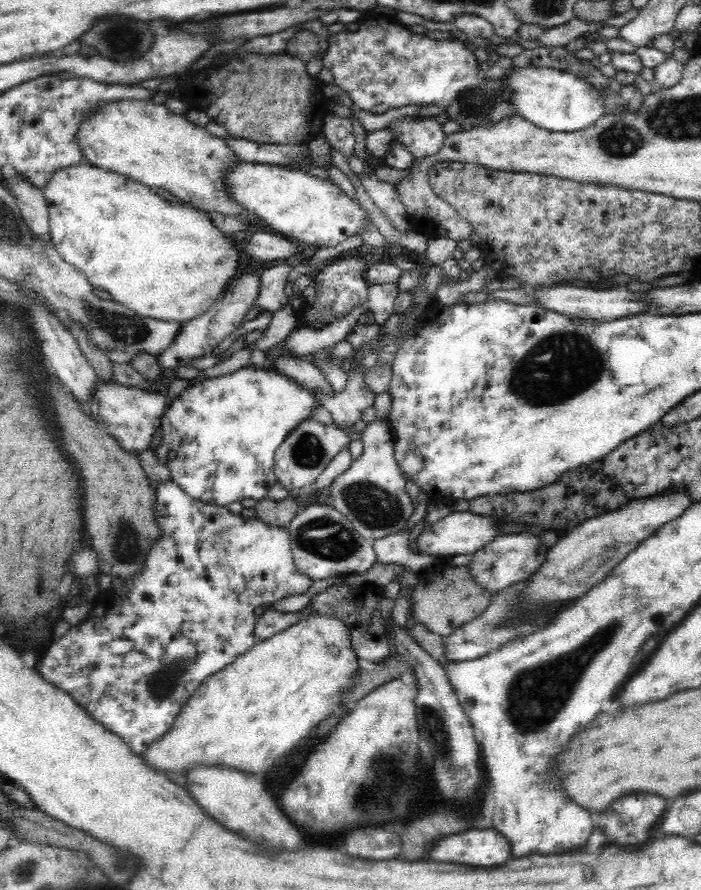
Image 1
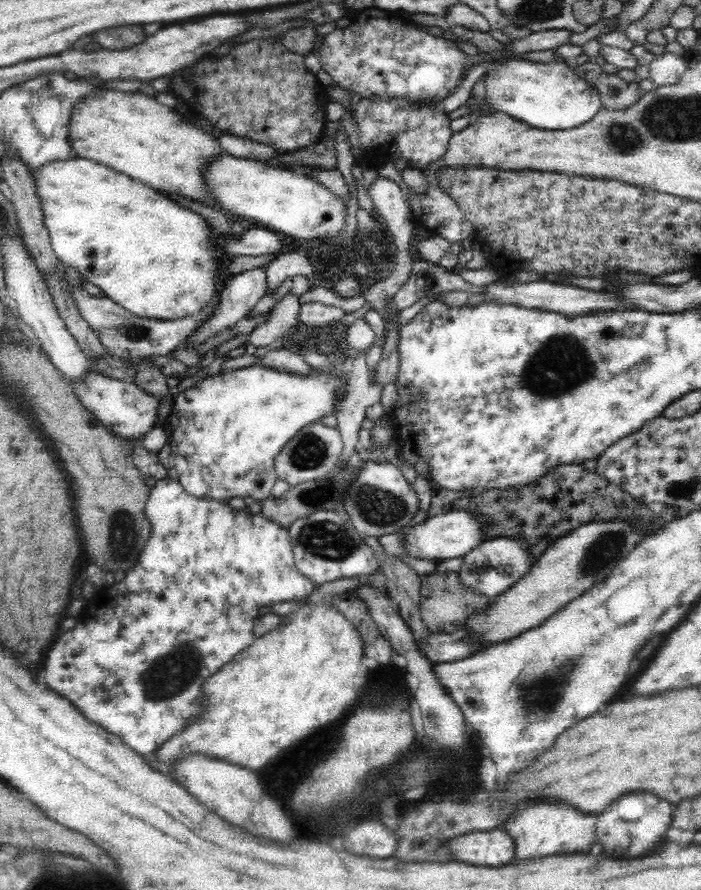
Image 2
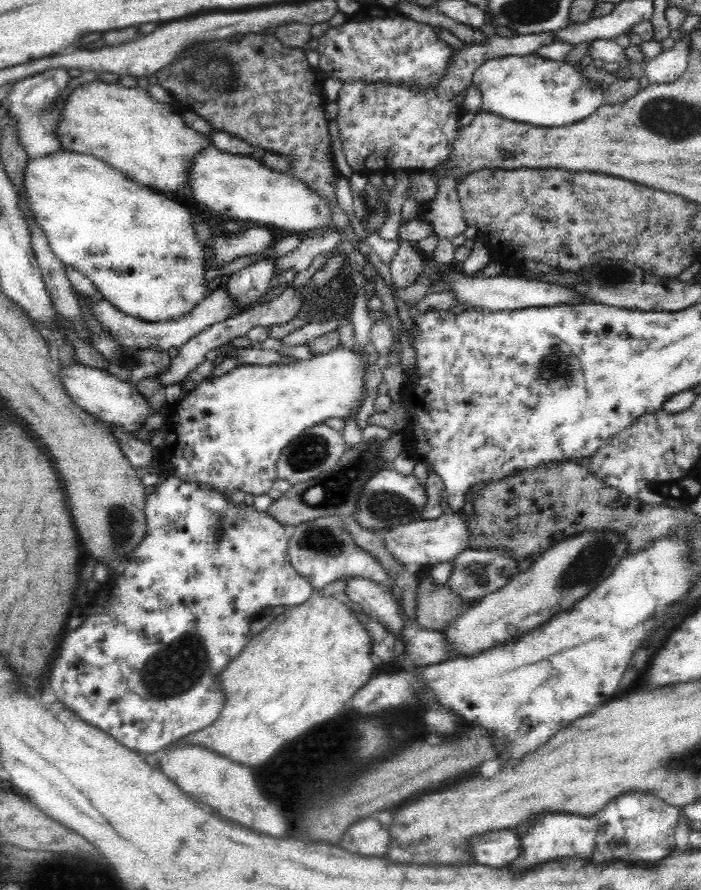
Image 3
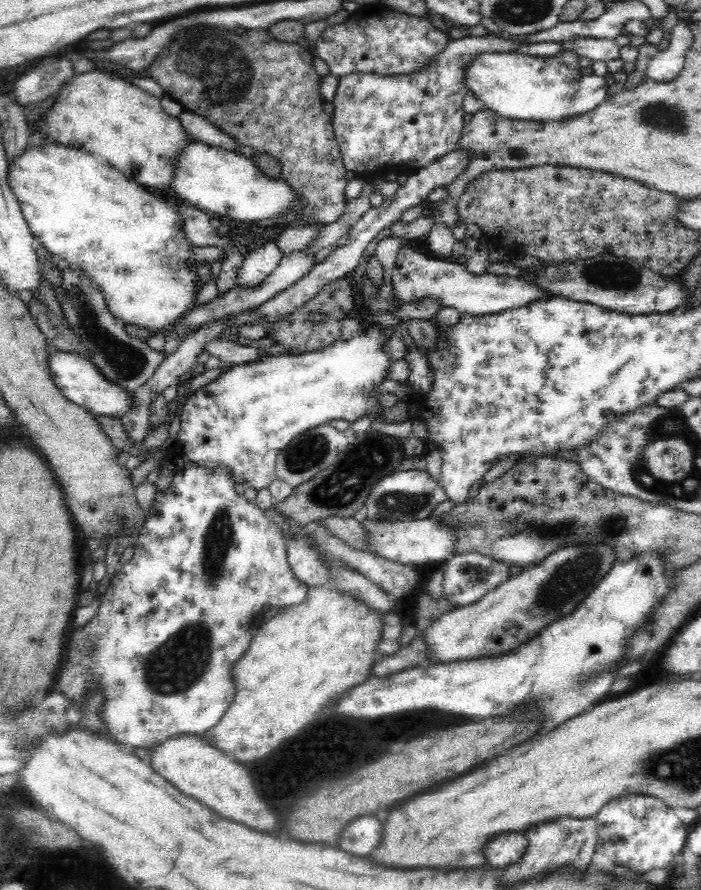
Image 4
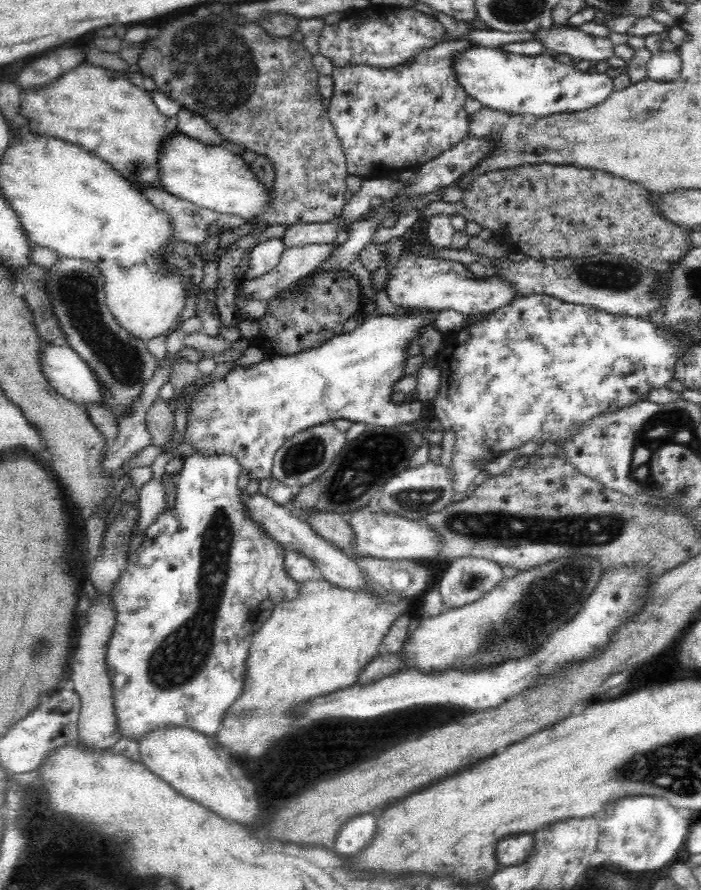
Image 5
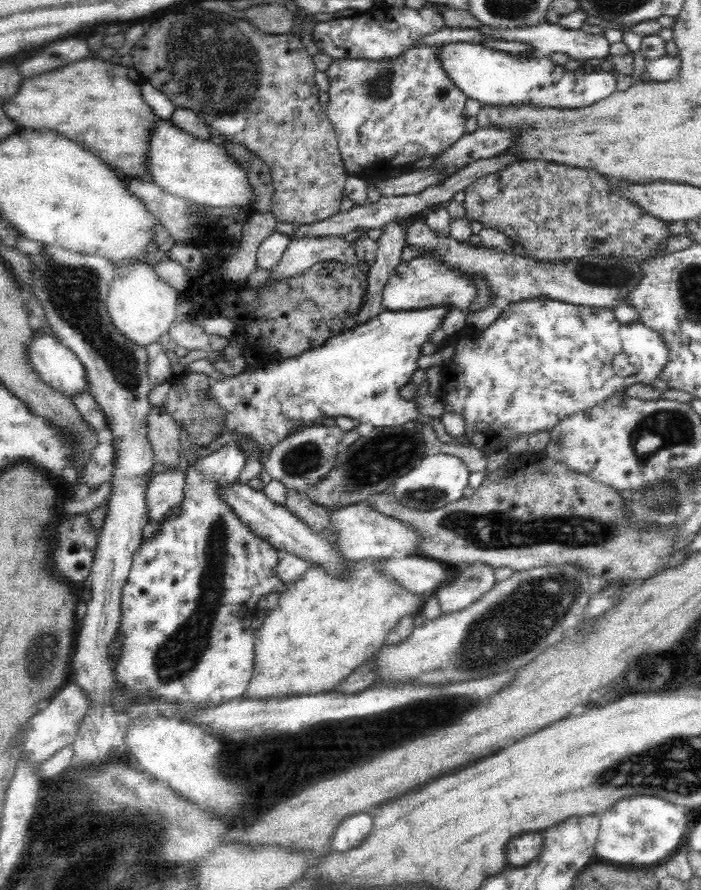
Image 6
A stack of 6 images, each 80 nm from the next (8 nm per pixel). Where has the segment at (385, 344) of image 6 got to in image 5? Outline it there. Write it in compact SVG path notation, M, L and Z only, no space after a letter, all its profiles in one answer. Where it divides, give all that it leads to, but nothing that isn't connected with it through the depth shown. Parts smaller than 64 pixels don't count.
M436 312L428 314L428 316L374 316L368 315L362 319L362 324L350 334L343 333L342 336L336 336L318 346L317 348L306 350L305 352L292 354L290 356L271 356L259 362L258 364L251 365L250 367L235 366L231 372L221 380L209 380L204 388L192 398L190 402L190 412L186 416L186 428L184 429L182 444L190 444L194 447L194 454L197 456L211 457L212 455L230 455L230 457L236 458L236 461L240 463L240 474L245 473L248 475L249 480L256 480L260 483L261 480L272 480L272 465L274 462L274 456L276 452L292 436L296 436L298 432L323 425L332 420L350 420L350 422L365 422L366 424L378 424L378 427L387 427L389 430L395 428L396 424L410 424L414 420L418 420L422 416L423 406L421 403L413 400L408 400L399 404L390 402L390 392L392 392L392 384L398 382L398 380L404 377L406 361L406 346L416 338L420 326L426 326L426 324L432 324L435 320Z

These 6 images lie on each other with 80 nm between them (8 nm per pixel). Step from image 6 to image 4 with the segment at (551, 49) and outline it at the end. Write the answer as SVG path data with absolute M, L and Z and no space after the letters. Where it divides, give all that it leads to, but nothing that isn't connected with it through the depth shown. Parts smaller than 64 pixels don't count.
M581 38L561 42L563 51L573 50L580 56L582 62L593 63L598 60L608 62L620 58L621 47L607 38Z

